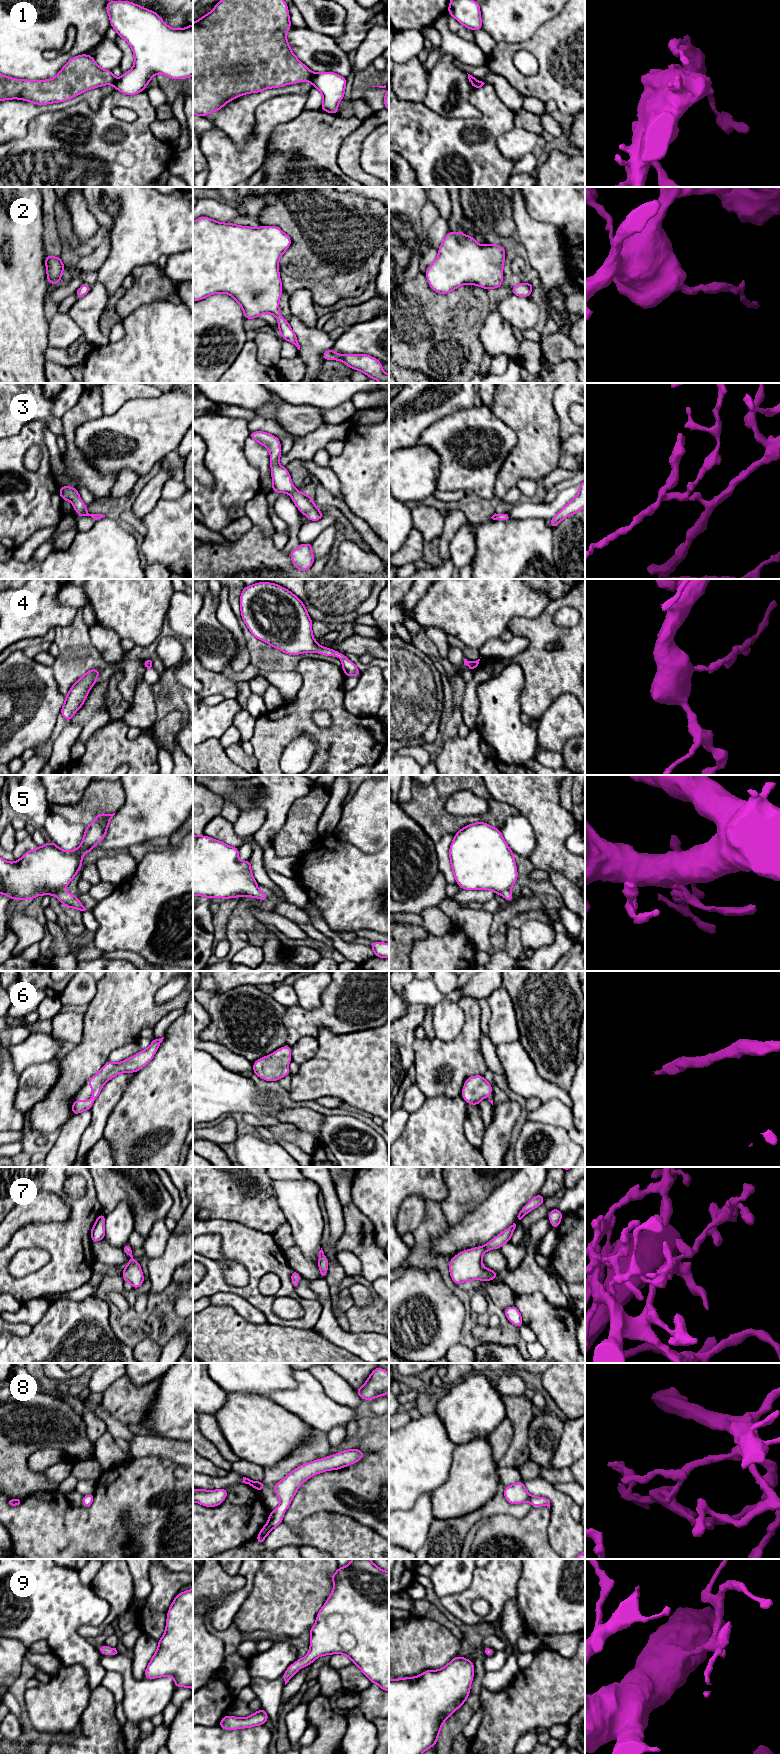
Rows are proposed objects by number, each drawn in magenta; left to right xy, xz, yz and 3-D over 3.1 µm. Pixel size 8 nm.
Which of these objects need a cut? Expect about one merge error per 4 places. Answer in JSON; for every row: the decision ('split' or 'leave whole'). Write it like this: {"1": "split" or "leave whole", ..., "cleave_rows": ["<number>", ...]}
{"1": "split", "2": "leave whole", "3": "leave whole", "4": "leave whole", "5": "leave whole", "6": "leave whole", "7": "leave whole", "8": "leave whole", "9": "leave whole", "cleave_rows": ["1"]}

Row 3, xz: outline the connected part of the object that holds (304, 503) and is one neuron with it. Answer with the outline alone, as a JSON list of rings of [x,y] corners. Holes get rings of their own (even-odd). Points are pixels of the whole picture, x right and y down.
[[[256,431],[249,433],[249,438],[256,440],[270,451],[272,491],[275,493],[288,493],[298,510],[309,520],[321,520],[324,515],[313,503],[312,497],[298,491],[293,486],[291,475],[289,474],[287,468],[279,465],[279,457],[282,454],[282,450],[278,437],[267,432]]]

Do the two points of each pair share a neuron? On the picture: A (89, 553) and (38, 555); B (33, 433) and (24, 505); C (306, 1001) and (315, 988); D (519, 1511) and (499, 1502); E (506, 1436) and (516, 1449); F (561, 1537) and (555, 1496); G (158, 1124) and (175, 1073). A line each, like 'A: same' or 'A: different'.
A: different
B: same
C: same
D: same
E: different
F: same
G: same

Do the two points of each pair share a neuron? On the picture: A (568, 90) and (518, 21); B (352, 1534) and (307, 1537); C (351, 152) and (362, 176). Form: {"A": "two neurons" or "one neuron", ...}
{"A": "two neurons", "B": "one neuron", "C": "one neuron"}

